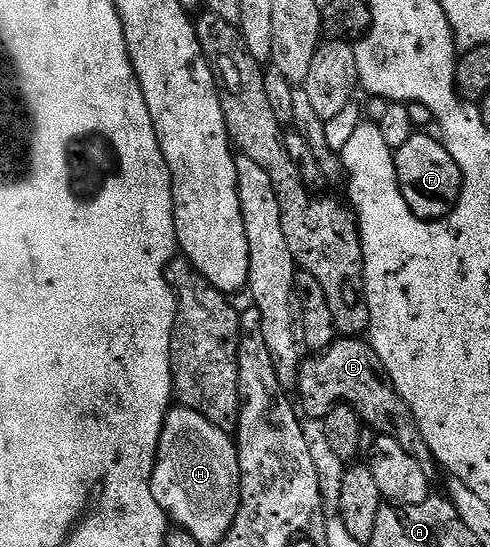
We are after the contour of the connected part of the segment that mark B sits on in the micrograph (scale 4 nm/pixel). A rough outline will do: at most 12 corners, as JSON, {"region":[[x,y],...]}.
{"region":[[339,337],[304,358],[298,406],[352,407],[376,436],[436,470],[413,409],[370,342]]}

